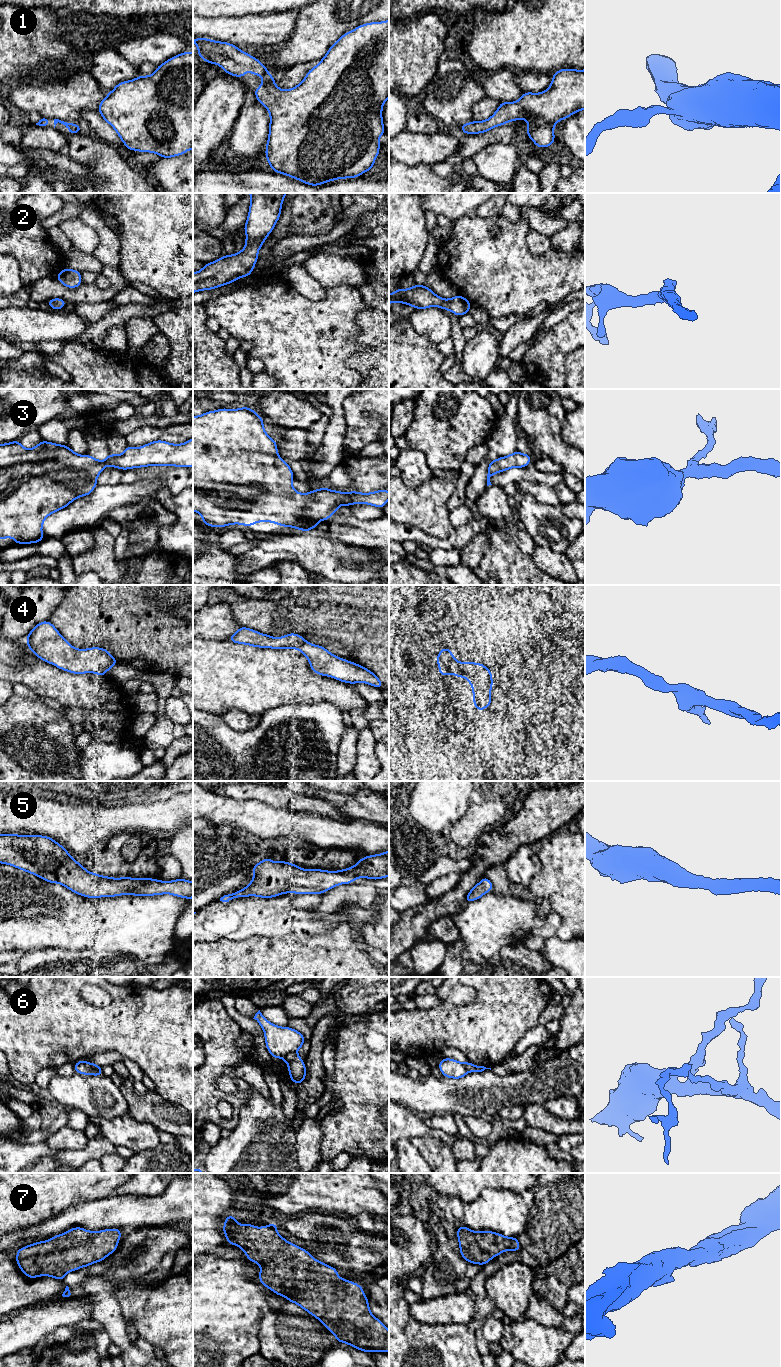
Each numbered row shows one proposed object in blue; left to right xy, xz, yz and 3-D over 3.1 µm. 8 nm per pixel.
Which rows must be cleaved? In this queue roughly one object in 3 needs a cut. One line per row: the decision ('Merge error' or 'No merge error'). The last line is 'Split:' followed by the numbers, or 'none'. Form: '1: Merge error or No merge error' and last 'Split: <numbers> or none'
1: No merge error
2: No merge error
3: No merge error
4: No merge error
5: No merge error
6: Merge error
7: No merge error
Split: 6

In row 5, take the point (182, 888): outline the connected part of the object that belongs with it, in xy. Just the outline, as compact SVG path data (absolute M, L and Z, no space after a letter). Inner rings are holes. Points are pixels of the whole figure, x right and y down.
M0 834L0 863L29 872L49 883L61 884L87 898L162 894L193 898L193 882L182 878L172 881L113 878L89 872L48 836Z

